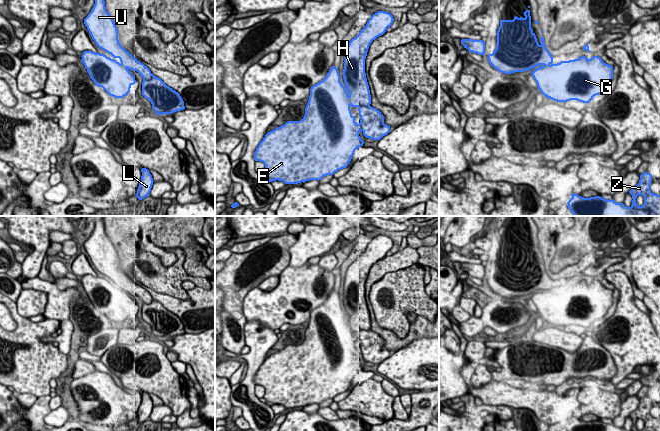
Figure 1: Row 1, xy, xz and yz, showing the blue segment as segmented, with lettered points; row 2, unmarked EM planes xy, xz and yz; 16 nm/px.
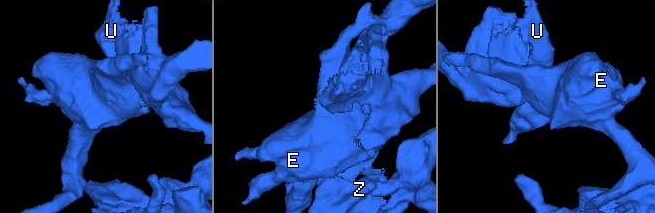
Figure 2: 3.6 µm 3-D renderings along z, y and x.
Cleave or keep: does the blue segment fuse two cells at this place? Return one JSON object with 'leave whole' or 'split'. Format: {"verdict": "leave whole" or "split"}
{"verdict": "split"}

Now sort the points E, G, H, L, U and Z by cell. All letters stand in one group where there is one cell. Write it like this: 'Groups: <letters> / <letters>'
Groups: E G / H L U Z

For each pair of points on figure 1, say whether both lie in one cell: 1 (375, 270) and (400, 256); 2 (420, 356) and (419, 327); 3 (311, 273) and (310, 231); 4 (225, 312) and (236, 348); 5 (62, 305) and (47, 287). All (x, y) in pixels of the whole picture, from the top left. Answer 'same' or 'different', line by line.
1: same
2: different
3: different
4: same
5: same

